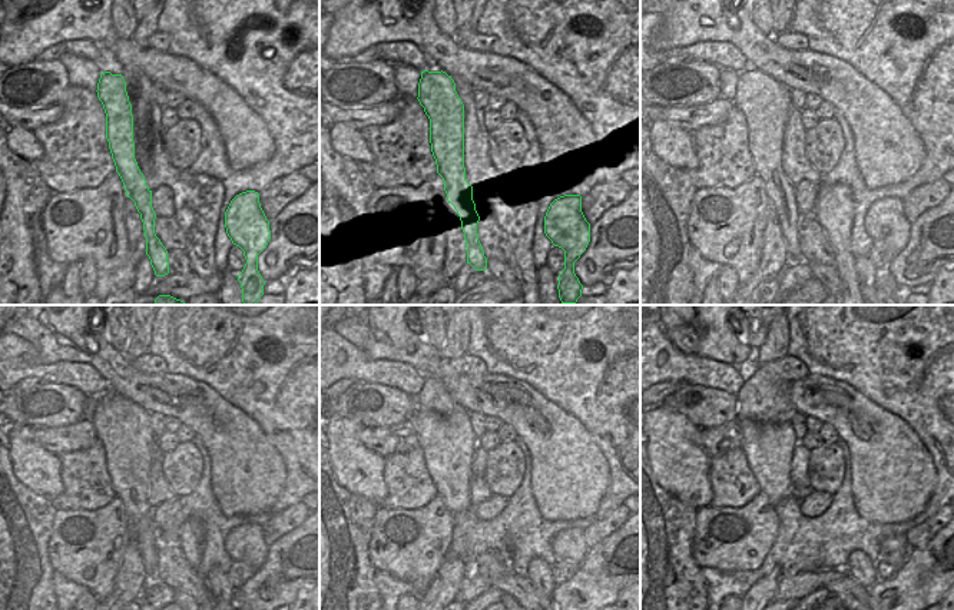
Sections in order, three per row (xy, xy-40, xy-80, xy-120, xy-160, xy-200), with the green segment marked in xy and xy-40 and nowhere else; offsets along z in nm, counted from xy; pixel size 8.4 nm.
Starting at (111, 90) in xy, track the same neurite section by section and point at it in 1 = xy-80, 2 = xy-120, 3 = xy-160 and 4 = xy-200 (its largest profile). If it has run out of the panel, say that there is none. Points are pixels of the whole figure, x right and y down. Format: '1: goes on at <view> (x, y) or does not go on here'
1: goes on at xy-80 (765, 103)
2: goes on at xy-120 (123, 428)
3: goes on at xy-160 (449, 441)
4: goes on at xy-200 (768, 448)

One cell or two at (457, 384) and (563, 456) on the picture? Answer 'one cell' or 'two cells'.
one cell

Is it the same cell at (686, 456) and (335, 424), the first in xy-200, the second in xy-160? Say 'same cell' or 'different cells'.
same cell

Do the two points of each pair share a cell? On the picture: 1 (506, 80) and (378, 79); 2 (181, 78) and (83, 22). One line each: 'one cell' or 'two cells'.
1: two cells
2: one cell

